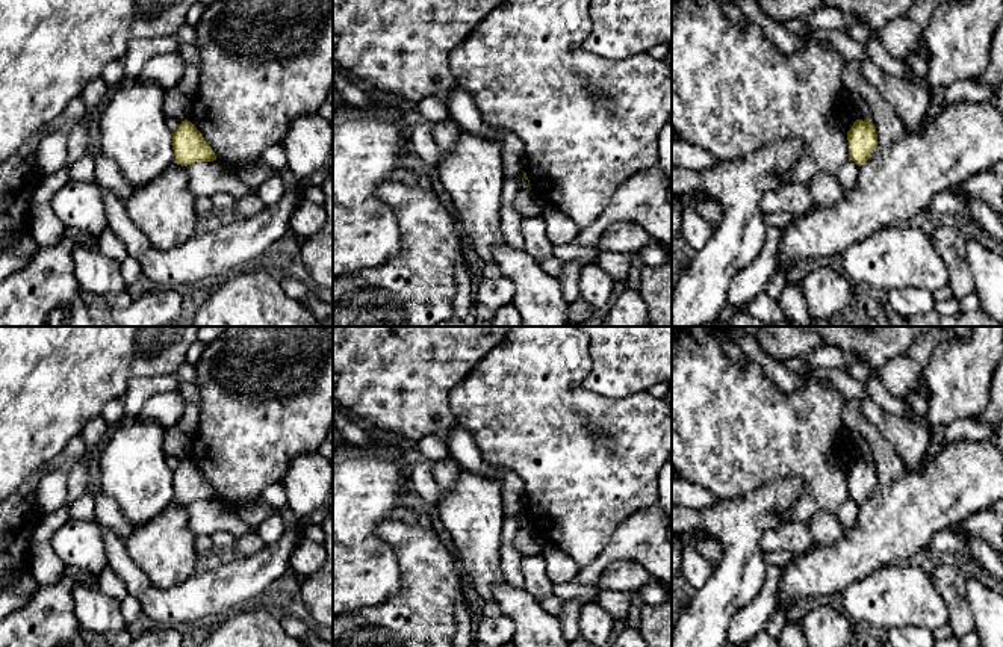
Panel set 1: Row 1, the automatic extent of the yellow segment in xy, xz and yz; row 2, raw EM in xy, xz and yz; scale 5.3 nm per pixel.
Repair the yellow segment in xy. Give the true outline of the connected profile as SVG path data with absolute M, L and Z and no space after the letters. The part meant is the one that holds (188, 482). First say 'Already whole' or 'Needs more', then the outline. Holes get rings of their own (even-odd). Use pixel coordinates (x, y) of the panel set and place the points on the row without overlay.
Already whole. M188 458L182 460L180 466L172 472L172 488L175 502L182 505L188 505L195 500L216 499L212 485L204 479L197 466Z

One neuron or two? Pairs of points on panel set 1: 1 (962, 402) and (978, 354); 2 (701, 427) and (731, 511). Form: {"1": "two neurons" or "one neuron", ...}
{"1": "one neuron", "2": "two neurons"}

